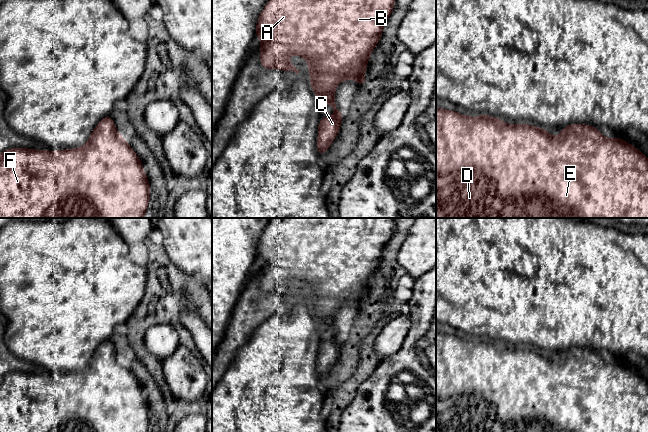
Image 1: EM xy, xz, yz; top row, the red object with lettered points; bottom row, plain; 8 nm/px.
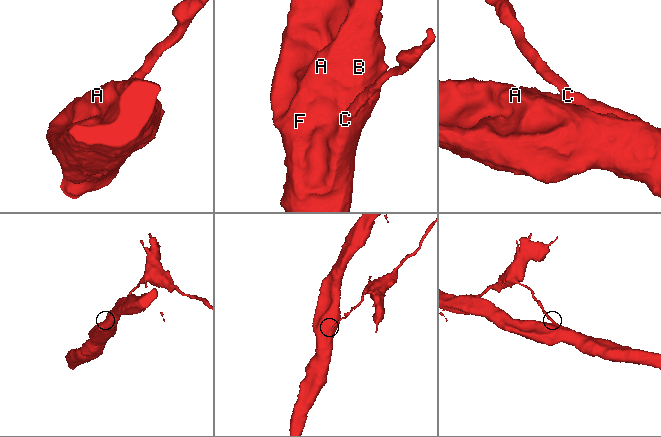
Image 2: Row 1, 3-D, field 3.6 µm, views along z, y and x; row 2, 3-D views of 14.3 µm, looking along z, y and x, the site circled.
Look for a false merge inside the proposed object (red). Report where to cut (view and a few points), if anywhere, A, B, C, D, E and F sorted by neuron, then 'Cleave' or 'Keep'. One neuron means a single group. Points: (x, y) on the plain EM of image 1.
No split. Groups: A B C D E F. Keep

